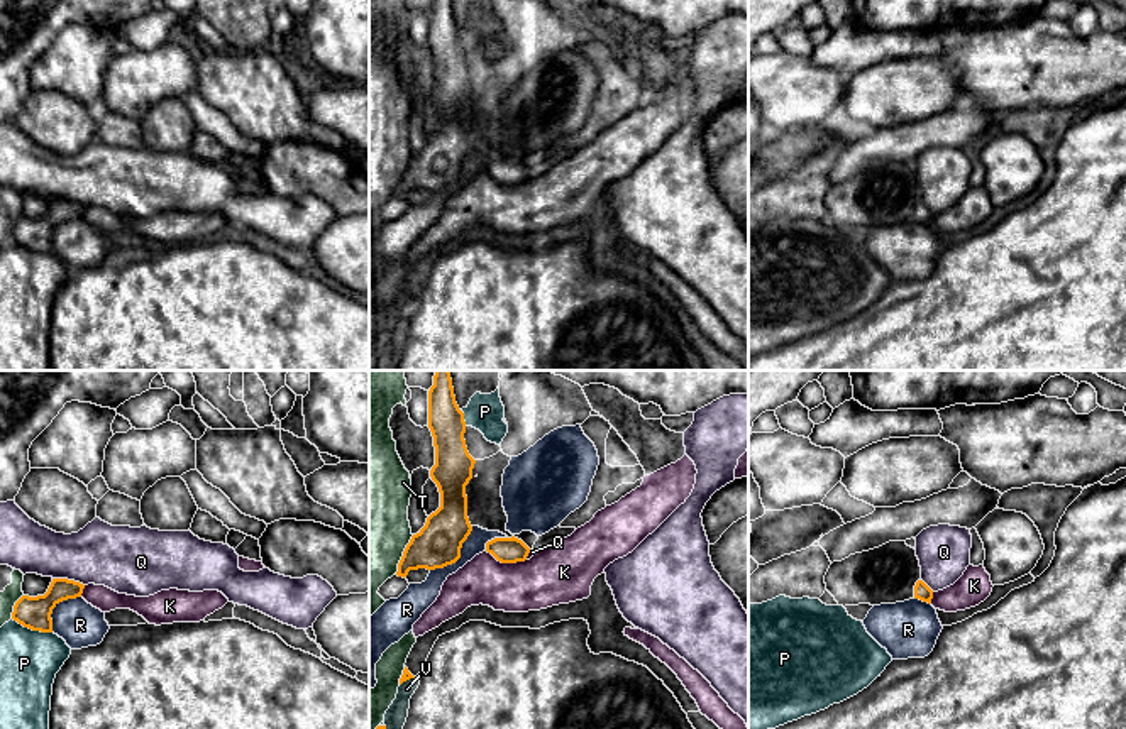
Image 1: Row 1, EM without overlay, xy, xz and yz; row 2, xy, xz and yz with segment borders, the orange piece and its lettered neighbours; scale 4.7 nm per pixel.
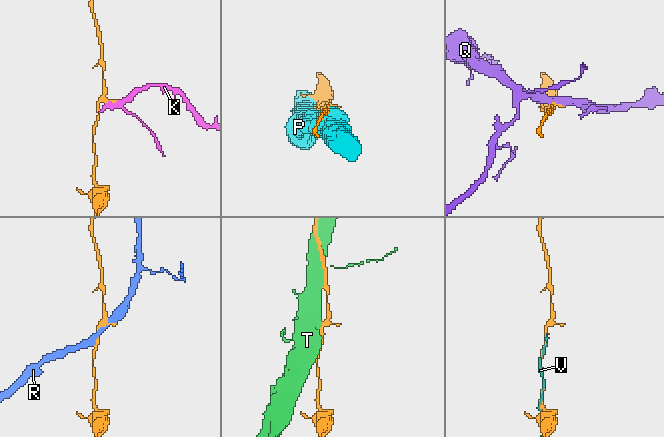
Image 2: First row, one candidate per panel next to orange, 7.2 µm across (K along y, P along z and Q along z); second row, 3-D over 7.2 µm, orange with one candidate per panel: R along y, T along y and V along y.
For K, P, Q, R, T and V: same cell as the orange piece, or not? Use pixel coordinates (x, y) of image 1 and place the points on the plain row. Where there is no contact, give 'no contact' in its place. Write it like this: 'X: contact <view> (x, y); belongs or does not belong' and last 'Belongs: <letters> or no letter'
K: contact xz (507, 183); does not belong
P: contact xy (33, 251); does not belong
Q: contact xy (66, 200); does not belong
R: contact xz (459, 178); does not belong
T: contact xz (403, 176); does not belong
V: contact xz (385, 357); does not belong
Belongs: no letter

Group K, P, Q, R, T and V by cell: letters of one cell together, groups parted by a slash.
K T / P / Q / R / V

